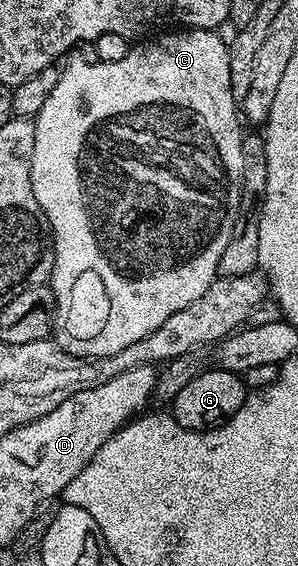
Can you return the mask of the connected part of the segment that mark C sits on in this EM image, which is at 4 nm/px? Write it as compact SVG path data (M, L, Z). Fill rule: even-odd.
M173 29L158 34L161 35L158 39L146 38L141 41L146 43L138 42L130 46L121 61L88 63L85 59L77 59L74 63L64 64L59 85L51 89L47 101L43 101L43 109L39 109L35 117L31 189L35 189L35 201L39 201L41 211L53 231L51 286L55 309L51 335L57 346L67 353L78 355L80 359L107 357L119 353L119 349L127 349L127 345L135 345L135 341L143 341L143 337L155 333L155 329L159 329L159 325L163 325L171 313L179 313L179 309L187 309L191 301L199 301L213 280L218 278L219 257L223 257L223 249L227 249L227 237L231 237L241 200L243 123L239 118L238 100L231 93L229 45L217 34L213 29Z

